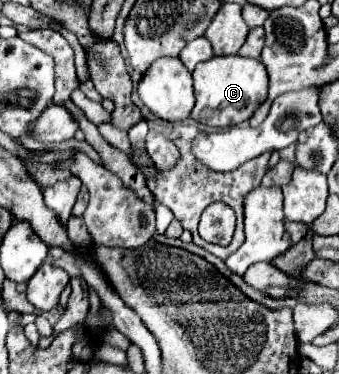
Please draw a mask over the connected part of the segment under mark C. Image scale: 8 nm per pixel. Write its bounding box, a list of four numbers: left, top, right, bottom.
[191,56,269,126]

